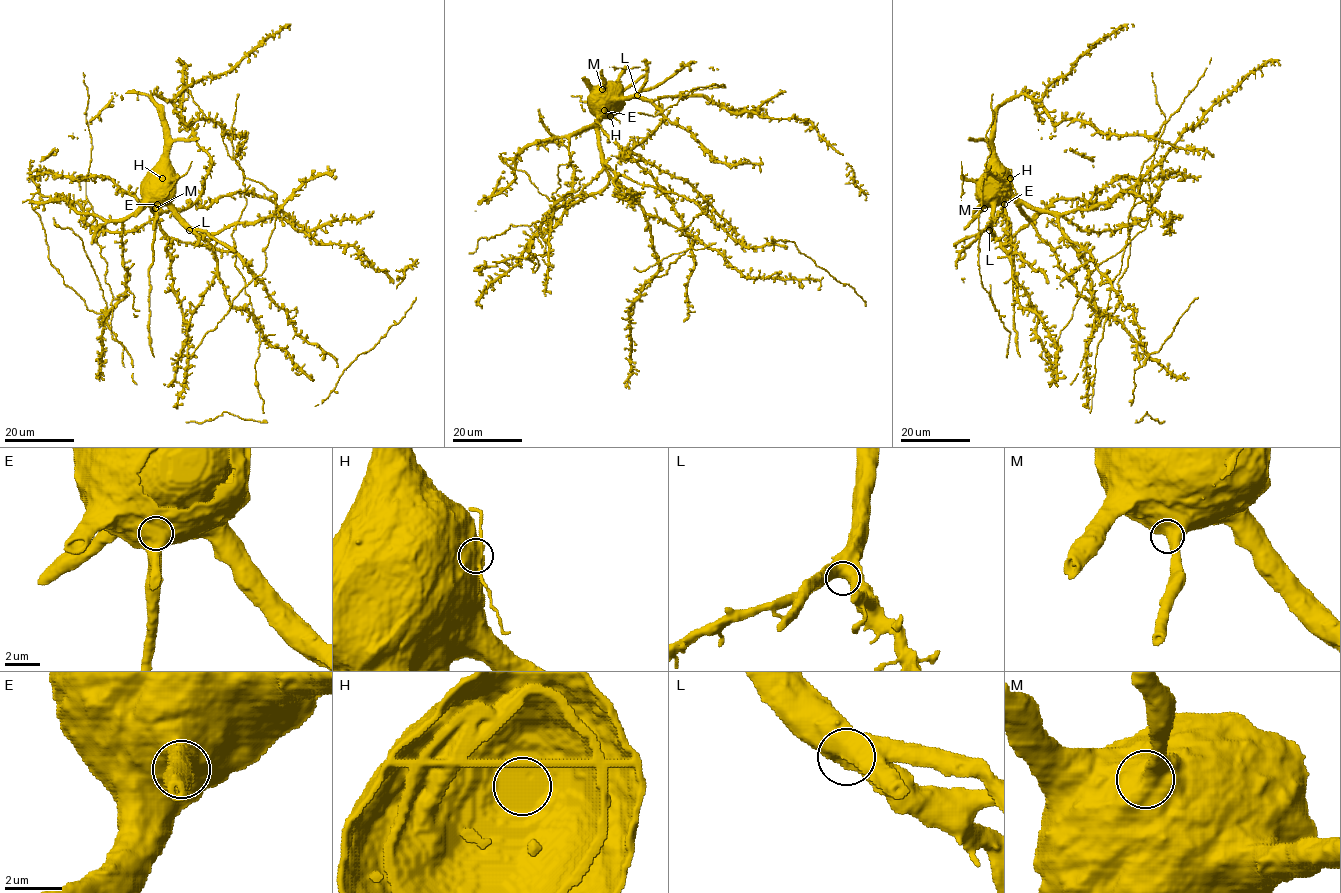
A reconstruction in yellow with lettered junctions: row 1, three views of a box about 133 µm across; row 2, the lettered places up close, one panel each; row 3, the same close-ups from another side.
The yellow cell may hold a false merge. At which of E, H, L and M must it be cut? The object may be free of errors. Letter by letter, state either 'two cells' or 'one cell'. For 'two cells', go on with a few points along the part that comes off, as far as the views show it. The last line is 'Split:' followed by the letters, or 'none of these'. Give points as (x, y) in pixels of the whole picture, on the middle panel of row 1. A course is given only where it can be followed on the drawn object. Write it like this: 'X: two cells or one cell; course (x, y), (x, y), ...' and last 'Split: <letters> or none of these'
E: one cell
H: two cells
L: one cell
M: one cell
Split: H

